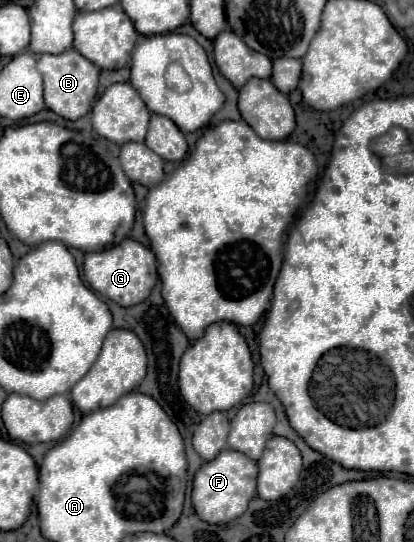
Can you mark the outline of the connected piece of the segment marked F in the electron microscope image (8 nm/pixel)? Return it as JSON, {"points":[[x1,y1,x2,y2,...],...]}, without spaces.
{"points":[[222,450,214,460,200,466,192,480,192,504,196,514,208,524,226,524,240,518,256,494,258,466,238,450]]}

